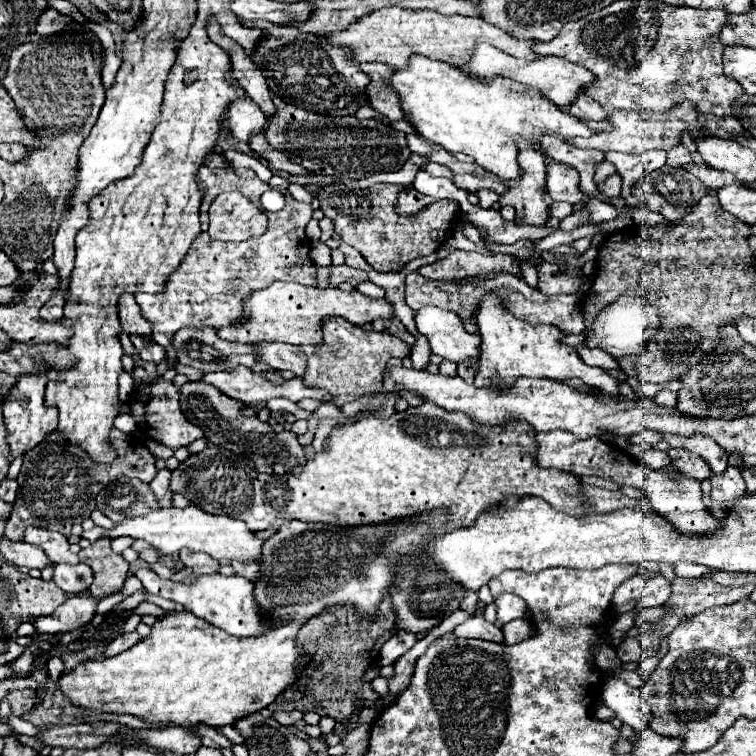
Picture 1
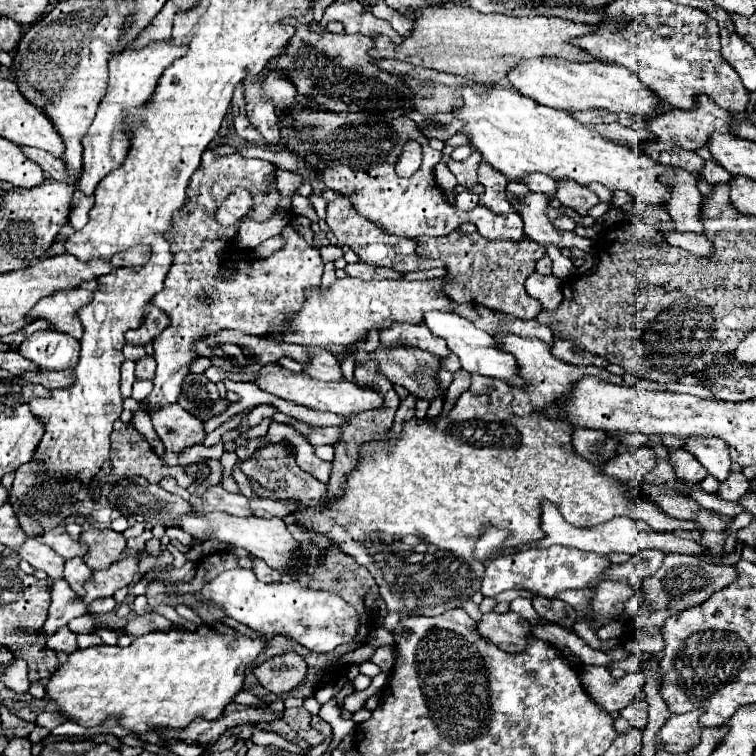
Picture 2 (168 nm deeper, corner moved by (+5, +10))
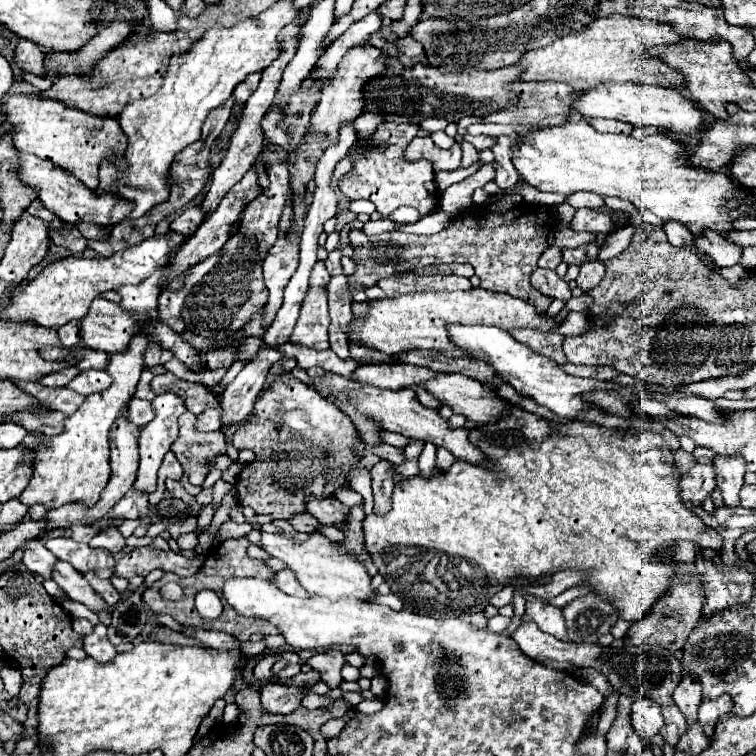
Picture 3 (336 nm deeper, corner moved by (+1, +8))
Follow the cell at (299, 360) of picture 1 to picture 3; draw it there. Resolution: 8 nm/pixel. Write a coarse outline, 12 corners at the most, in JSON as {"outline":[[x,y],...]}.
{"outline":[[366,364],[352,378],[378,388],[412,388],[436,372],[410,364]]}

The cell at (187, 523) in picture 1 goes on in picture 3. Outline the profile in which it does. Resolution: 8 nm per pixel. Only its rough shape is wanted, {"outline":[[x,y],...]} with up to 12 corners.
{"outline":[[316,532],[262,548],[316,596],[372,600],[366,566]]}

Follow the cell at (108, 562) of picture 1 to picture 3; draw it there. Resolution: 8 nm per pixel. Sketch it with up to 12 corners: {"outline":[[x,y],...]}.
{"outline":[[106,528],[90,540],[92,548],[116,554],[126,540],[116,528]]}

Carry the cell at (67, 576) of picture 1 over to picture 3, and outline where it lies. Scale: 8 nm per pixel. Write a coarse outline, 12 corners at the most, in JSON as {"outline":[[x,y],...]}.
{"outline":[[94,572],[84,574],[90,586],[110,604],[120,602],[120,592],[110,580]]}

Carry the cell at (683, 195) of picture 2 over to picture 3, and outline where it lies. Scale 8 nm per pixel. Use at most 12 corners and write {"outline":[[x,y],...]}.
{"outline":[[716,232],[696,236],[694,244],[718,266],[734,266],[742,248]]}

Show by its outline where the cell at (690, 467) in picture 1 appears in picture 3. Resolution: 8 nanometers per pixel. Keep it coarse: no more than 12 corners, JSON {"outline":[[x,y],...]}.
{"outline":[[710,458],[682,476],[682,500],[696,508],[716,488]]}

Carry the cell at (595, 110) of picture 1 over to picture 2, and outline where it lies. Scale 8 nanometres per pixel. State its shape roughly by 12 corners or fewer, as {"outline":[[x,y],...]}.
{"outline":[[574,110],[570,114],[584,124],[598,124],[606,110]]}

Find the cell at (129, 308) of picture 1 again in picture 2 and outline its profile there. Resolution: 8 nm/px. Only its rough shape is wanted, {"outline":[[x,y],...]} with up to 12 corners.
{"outline":[[154,304],[136,330],[126,332],[130,344],[146,344],[168,326],[166,314]]}

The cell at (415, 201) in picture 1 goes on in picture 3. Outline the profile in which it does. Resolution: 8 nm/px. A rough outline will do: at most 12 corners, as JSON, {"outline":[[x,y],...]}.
{"outline":[[380,124],[352,146],[346,198],[366,198],[386,218],[398,206],[422,216],[438,202],[428,160],[402,156],[418,124]]}

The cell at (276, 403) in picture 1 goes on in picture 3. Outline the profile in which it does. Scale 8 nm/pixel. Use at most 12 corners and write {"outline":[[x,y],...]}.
{"outline":[[359,464],[348,473],[350,487],[364,498],[365,515],[374,505],[370,472]]}

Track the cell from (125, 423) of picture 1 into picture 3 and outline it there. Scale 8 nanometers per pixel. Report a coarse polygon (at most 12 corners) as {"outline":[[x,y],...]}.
{"outline":[[130,402],[130,420],[144,426],[154,418],[150,402]]}

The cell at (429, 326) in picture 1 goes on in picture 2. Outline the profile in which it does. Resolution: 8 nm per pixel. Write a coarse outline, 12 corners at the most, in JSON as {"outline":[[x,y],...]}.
{"outline":[[426,312],[424,324],[446,340],[470,374],[522,386],[514,356],[494,336],[452,312]]}

